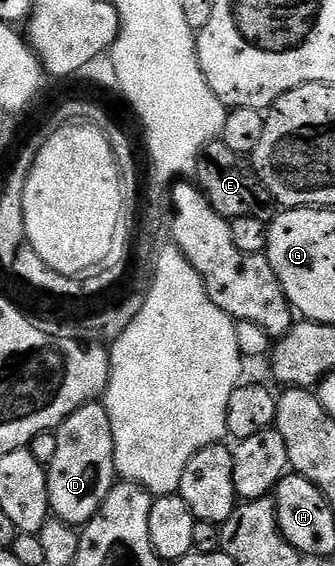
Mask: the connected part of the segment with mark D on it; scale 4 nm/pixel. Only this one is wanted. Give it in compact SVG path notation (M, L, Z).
M101 402L85 403L76 413L72 413L56 428L58 444L56 457L46 467L48 481L48 497L53 518L63 519L71 525L85 525L97 513L104 497L114 488L116 472L114 470L114 442L112 441L112 425L108 421L108 413Z

